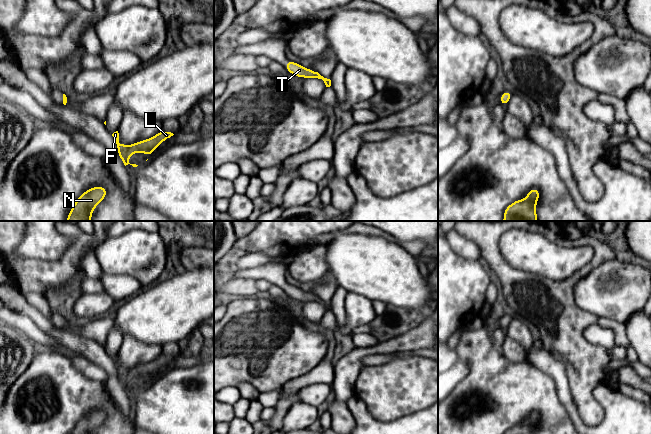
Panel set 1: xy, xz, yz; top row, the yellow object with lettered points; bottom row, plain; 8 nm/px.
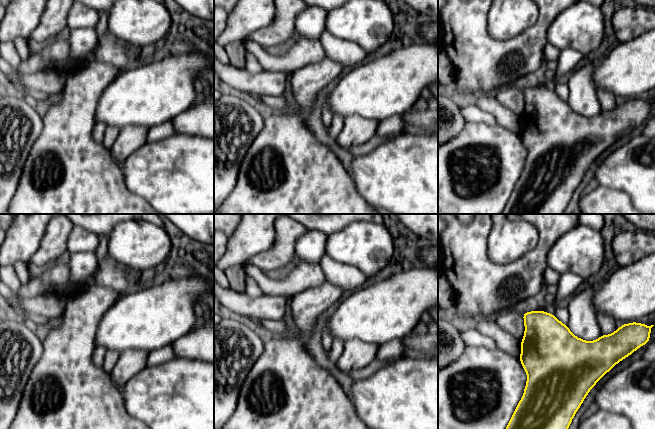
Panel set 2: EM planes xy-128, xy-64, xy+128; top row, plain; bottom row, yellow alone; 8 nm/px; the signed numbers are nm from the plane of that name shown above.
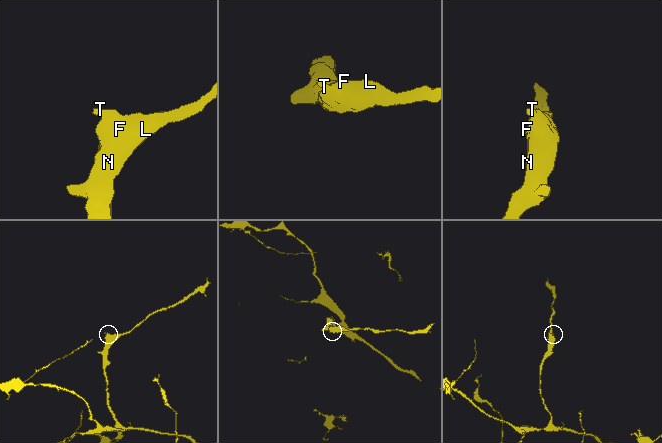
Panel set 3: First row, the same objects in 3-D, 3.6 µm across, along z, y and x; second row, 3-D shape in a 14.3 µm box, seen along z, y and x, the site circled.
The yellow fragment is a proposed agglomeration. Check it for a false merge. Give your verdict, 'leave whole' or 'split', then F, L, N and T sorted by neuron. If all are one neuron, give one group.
leave whole; groups F L N T

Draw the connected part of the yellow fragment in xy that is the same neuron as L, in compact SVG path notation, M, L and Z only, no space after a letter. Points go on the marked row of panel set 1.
M118 131L112 134L117 144L119 157L123 161L125 166L130 164L129 163L130 154L134 154L136 152L142 152L144 154L148 154L149 157L151 157L152 151L155 150L164 140L170 138L173 135L174 134L171 132L160 131L152 138L149 138L141 142L136 142L133 145L126 146L124 144L119 143Z

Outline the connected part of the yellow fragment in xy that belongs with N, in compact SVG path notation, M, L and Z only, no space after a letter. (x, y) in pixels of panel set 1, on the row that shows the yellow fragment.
M93 187L81 194L72 206L66 221L91 221L93 209L104 200L107 193L105 187Z

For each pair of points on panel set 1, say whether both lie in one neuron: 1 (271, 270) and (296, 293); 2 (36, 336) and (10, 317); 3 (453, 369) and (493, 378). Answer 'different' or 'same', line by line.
1: same
2: same
3: different

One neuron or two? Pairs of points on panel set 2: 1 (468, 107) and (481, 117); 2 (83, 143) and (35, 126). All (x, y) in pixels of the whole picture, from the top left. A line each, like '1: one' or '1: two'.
1: one
2: two

